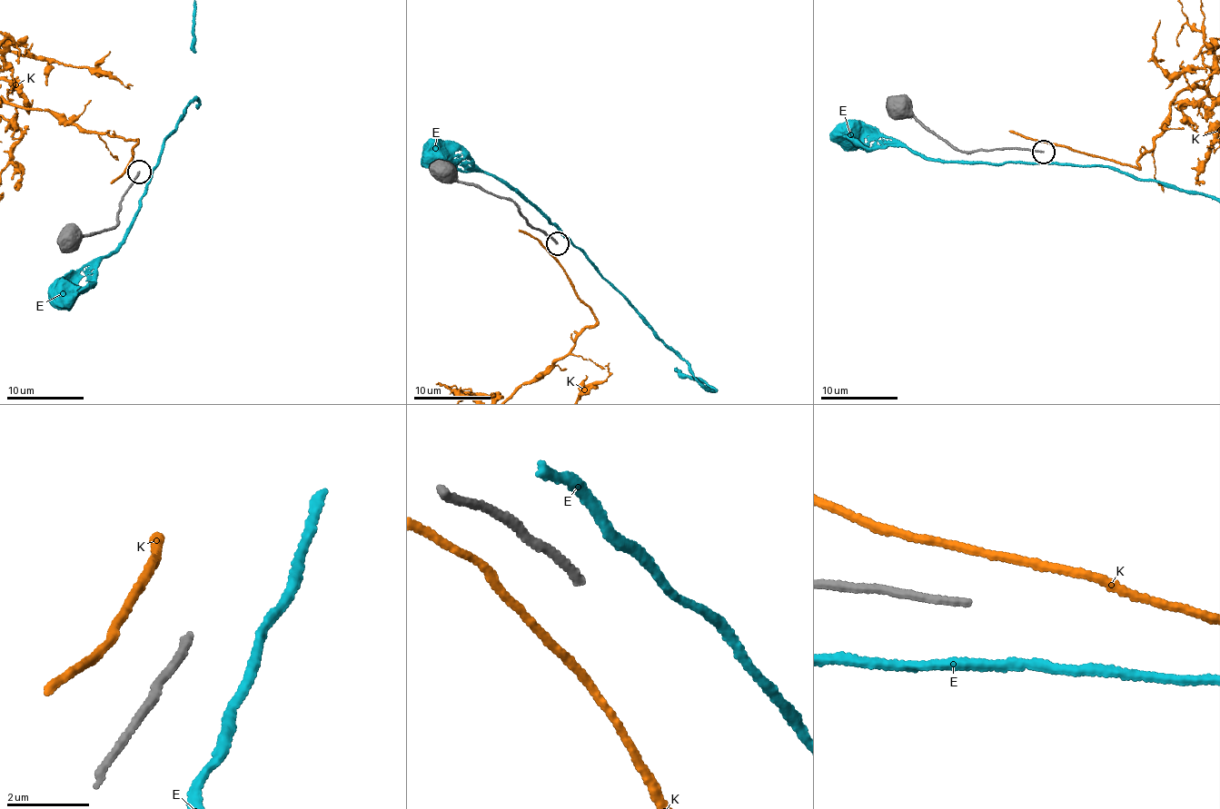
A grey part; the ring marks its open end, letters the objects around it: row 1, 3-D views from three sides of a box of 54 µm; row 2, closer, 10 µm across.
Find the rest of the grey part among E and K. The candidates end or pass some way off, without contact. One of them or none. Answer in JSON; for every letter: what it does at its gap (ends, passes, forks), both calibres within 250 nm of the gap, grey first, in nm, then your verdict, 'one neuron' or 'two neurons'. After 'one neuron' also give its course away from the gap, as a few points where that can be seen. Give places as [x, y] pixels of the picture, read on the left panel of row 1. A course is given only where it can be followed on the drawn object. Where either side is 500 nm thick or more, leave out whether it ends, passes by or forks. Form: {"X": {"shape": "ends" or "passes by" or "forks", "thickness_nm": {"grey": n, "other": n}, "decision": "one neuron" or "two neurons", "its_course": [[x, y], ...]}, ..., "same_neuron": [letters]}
{"E": {"shape": "passes by", "thickness_nm": {"grey": 180, "other": 240}, "decision": "two neurons"}, "K": {"shape": "passes by", "thickness_nm": {"grey": 180, "other": 180}, "decision": "two neurons"}, "same_neuron": []}

